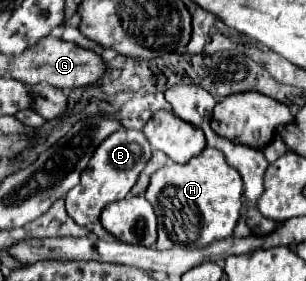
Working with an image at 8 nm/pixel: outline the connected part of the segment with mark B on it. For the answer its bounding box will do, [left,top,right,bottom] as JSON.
[65,129,153,227]

